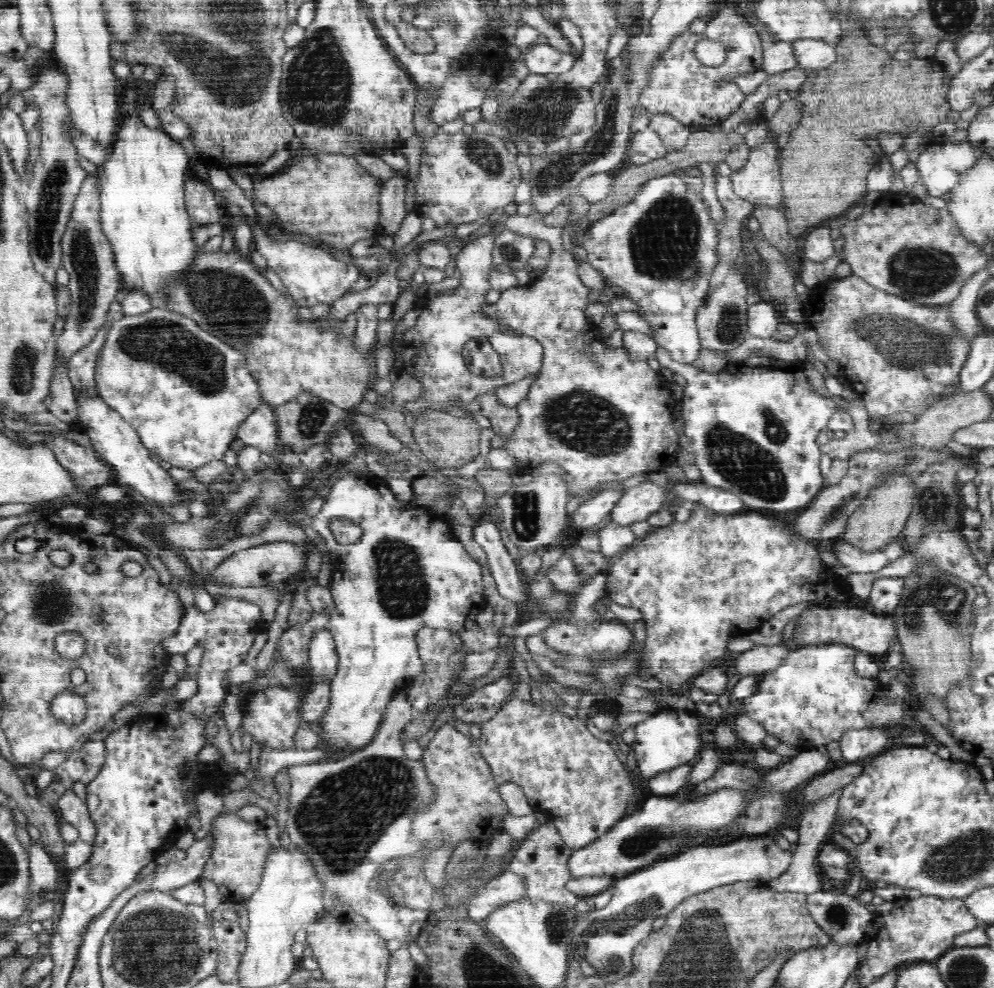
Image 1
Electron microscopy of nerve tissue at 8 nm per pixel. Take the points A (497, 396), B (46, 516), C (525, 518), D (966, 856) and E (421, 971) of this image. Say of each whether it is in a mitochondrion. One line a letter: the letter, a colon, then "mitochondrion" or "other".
A: other
B: other
C: mitochondrion
D: mitochondrion
E: other

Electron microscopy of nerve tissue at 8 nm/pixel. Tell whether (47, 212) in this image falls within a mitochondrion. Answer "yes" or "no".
yes

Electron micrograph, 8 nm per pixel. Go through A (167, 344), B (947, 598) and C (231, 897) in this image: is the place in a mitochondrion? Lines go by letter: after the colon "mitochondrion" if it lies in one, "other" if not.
A: mitochondrion
B: mitochondrion
C: other

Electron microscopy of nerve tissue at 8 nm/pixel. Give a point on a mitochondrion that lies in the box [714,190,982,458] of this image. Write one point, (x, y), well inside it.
(903, 342)

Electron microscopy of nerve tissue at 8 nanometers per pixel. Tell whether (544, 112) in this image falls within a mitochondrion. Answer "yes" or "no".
yes

